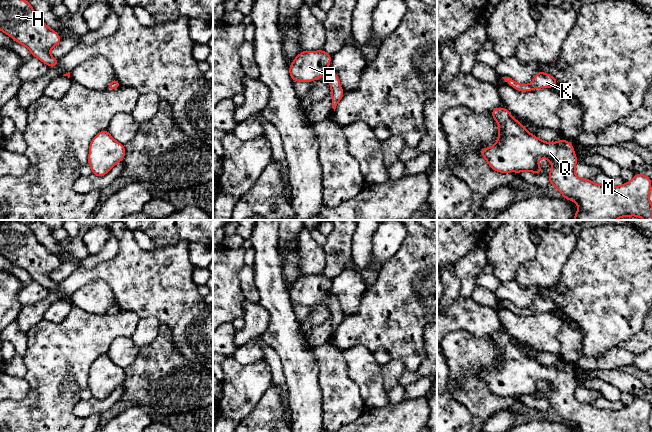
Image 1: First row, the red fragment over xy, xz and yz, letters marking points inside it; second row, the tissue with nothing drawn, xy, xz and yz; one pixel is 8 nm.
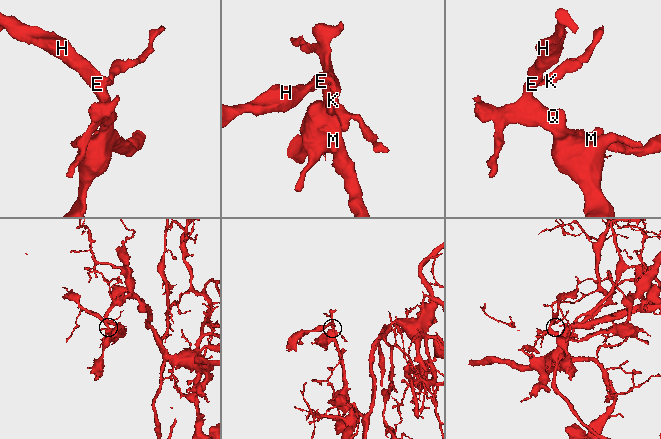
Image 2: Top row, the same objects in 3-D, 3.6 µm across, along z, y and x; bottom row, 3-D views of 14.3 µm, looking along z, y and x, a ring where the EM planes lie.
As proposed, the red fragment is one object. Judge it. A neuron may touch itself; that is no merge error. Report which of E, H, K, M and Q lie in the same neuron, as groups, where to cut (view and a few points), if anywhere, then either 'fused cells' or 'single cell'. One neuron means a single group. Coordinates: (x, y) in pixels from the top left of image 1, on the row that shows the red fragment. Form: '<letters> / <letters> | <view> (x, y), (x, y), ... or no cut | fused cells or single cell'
E H K M Q | no cut | single cell

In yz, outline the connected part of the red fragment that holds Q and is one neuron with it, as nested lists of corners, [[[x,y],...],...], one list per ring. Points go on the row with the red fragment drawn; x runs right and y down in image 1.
[[[495,108],[492,117],[498,123],[499,134],[497,142],[490,148],[481,148],[480,153],[490,167],[499,172],[531,171],[540,174],[542,168],[538,164],[540,158],[549,160],[552,164],[549,172],[549,183],[554,185],[563,198],[575,202],[578,210],[573,220],[616,220],[620,217],[638,216],[644,220],[652,220],[652,204],[649,199],[651,179],[647,175],[636,173],[628,183],[618,187],[599,185],[590,179],[578,178],[575,174],[577,157],[572,144],[568,140],[549,143],[532,135],[506,108]]]

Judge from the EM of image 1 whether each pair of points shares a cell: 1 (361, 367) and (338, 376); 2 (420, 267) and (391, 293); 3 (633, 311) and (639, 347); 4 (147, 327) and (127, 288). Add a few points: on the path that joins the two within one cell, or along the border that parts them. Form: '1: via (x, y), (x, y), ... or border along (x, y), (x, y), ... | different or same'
1: border along (341, 352), (347, 373), (360, 392) | different
2: via (413, 274), (398, 289) | same
3: border along (641, 329), (618, 346) | different
4: border along (140, 317), (154, 317), (160, 323) | different

